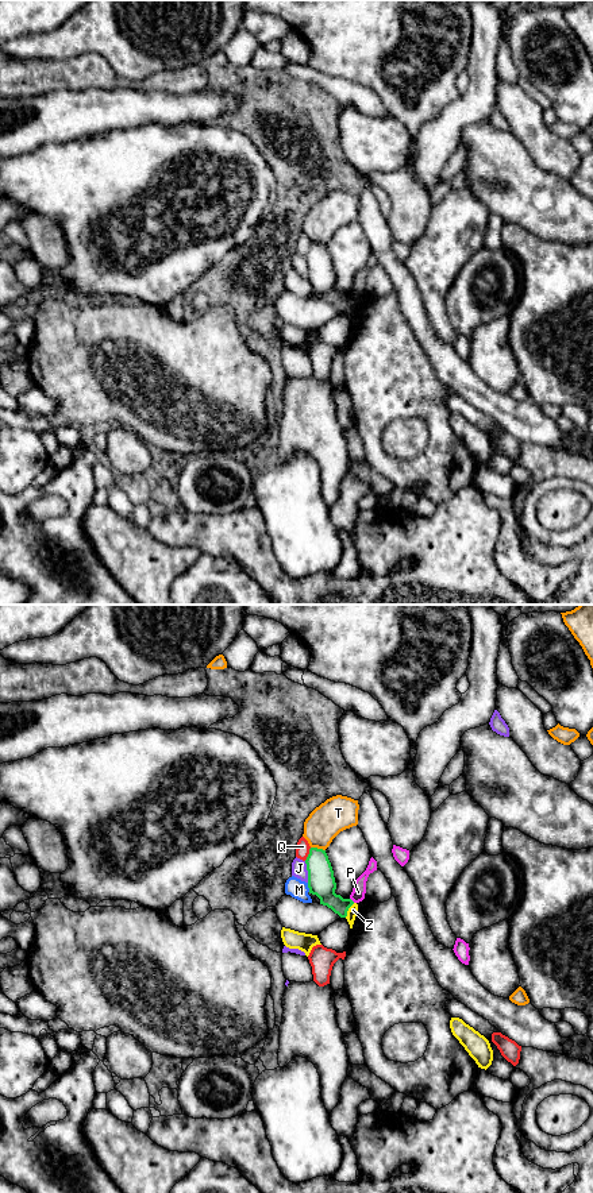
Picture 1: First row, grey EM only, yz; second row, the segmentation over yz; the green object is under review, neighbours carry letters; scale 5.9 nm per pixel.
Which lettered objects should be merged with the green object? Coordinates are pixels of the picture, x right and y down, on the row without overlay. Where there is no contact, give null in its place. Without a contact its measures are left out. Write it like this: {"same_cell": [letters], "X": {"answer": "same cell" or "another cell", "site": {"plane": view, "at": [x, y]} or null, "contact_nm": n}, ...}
{"same_cell": [], "J": {"answer": "another cell", "site": {"plane": "yz", "at": [308, 267]}, "contact_nm": 130}, "M": {"answer": "another cell", "site": {"plane": "yz", "at": [308, 282]}, "contact_nm": 60}, "P": {"answer": "another cell", "site": {"plane": "yz", "at": [351, 296]}, "contact_nm": 40}, "Q": {"answer": "another cell", "site": {"plane": "yz", "at": [308, 250]}, "contact_nm": 90}, "T": {"answer": "another cell", "site": {"plane": "yz", "at": [316, 243]}, "contact_nm": 90}, "Z": {"answer": "another cell", "site": {"plane": "yz", "at": [347, 305]}, "contact_nm": 110}}

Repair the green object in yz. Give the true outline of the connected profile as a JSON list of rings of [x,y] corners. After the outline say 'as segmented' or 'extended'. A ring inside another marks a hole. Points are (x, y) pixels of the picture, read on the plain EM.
[[[311,243],[305,259],[309,289],[316,290],[320,294],[320,300],[327,301],[340,313],[346,313],[354,297],[335,289],[336,278],[326,246]]]; as segmented

